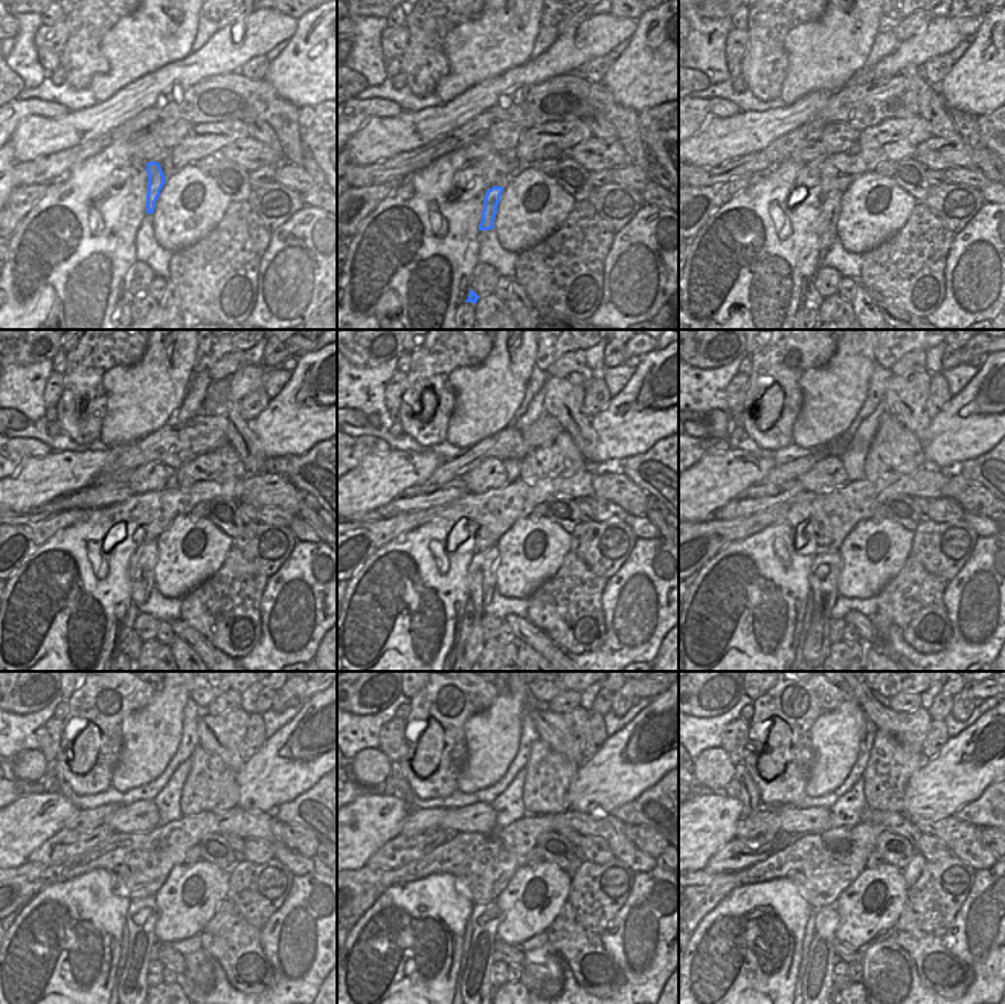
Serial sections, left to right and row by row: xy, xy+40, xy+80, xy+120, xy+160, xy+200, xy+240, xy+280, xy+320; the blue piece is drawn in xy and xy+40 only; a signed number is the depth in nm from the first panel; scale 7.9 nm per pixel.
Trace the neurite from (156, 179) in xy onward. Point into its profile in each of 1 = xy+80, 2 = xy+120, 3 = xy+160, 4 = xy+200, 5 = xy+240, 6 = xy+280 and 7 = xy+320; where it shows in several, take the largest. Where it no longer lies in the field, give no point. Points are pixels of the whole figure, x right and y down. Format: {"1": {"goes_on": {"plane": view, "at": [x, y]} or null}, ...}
{"1": {"goes_on": {"plane": "xy+80", "at": [827, 223]}}, "2": {"goes_on": {"plane": "xy+120", "at": [142, 565]}}, "3": {"goes_on": {"plane": "xy+160", "at": [481, 574]}}, "4": {"goes_on": {"plane": "xy+200", "at": [824, 576]}}, "5": {"goes_on": {"plane": "xy+240", "at": [142, 914]}}, "6": {"goes_on": {"plane": "xy+280", "at": [485, 919]}}, "7": {"goes_on": {"plane": "xy+320", "at": [818, 980]}}}

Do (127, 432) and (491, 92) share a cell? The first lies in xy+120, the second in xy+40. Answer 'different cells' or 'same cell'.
different cells

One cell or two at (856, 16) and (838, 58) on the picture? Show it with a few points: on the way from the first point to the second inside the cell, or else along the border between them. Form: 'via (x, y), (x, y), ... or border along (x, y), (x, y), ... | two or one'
via (848, 26), (838, 48) | one

